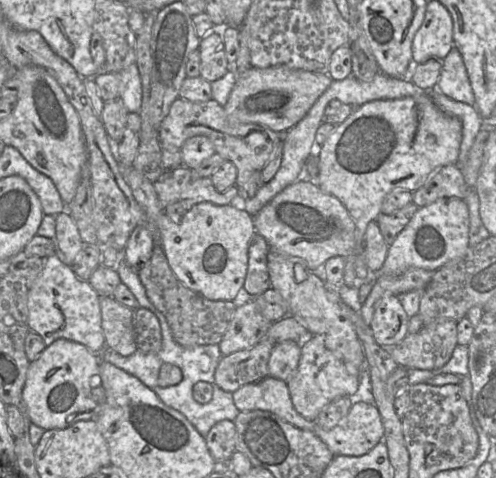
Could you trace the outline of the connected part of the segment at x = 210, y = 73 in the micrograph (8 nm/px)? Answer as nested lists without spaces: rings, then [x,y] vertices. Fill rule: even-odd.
[[[214,29],[201,38],[198,52],[201,58],[201,78],[213,82],[230,70],[220,30]]]

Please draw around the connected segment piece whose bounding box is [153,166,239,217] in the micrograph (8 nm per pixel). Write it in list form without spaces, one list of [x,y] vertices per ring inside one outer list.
[[[186,166],[164,171],[153,184],[160,202],[166,206],[163,210],[171,217],[180,217],[194,205],[202,202],[216,205],[233,205],[232,201],[238,196],[239,192],[236,186],[218,191],[210,177],[201,177],[193,169]]]

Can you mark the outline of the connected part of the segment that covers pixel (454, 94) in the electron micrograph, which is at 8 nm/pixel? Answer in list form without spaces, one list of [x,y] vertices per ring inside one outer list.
[[[453,47],[446,57],[436,89],[447,97],[474,106],[475,96],[461,53]]]

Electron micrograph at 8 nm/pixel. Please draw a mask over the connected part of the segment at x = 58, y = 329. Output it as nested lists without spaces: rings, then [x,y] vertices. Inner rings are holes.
[[[56,251],[44,260],[44,266],[27,294],[27,324],[30,331],[38,334],[46,346],[58,339],[66,339],[86,346],[90,351],[97,353],[106,347],[105,337],[101,326],[99,293],[94,290],[88,281],[79,279],[70,265],[64,263]]]

